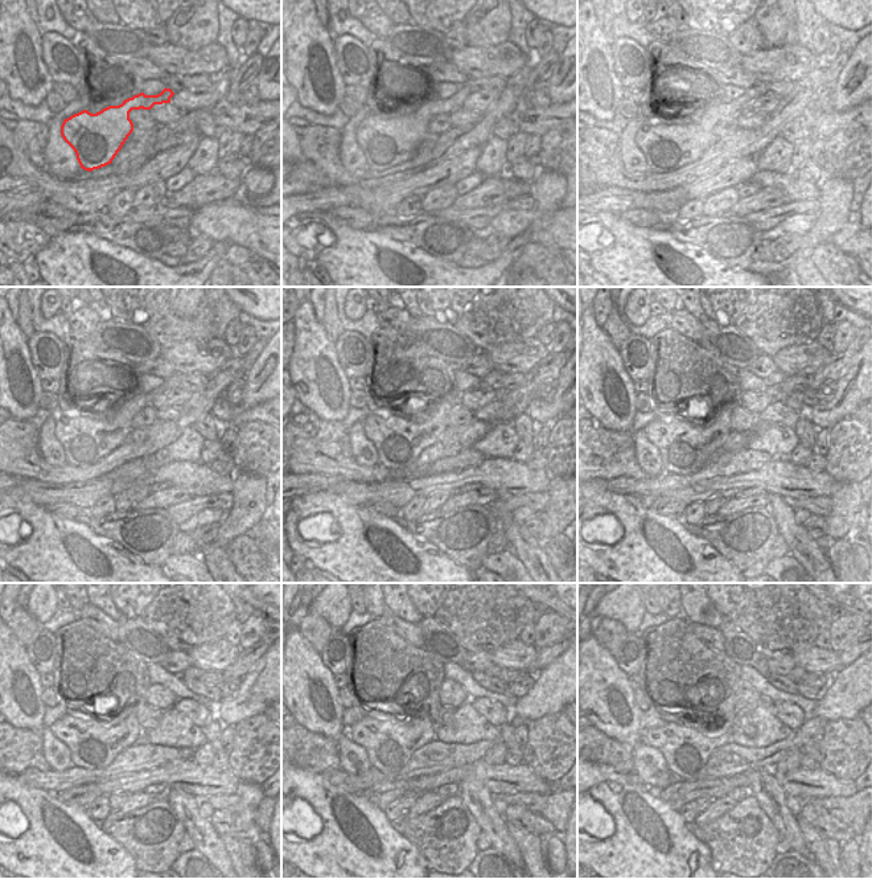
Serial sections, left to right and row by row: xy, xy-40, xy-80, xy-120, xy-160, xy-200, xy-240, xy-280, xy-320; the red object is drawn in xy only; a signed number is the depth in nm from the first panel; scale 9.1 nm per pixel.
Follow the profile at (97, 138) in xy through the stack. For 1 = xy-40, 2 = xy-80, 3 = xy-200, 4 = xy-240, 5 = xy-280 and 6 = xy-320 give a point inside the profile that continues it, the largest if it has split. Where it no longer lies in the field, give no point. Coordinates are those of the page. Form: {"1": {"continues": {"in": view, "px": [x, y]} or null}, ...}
{"1": {"continues": {"in": "xy-40", "px": [386, 143]}}, "2": {"continues": {"in": "xy-80", "px": [682, 143]}}, "3": {"continues": {"in": "xy-200", "px": [686, 447]}}, "4": {"continues": {"in": "xy-240", "px": [94, 743]}}, "5": {"continues": {"in": "xy-280", "px": [390, 743]}}, "6": {"continues": {"in": "xy-320", "px": [686, 750]}}}

